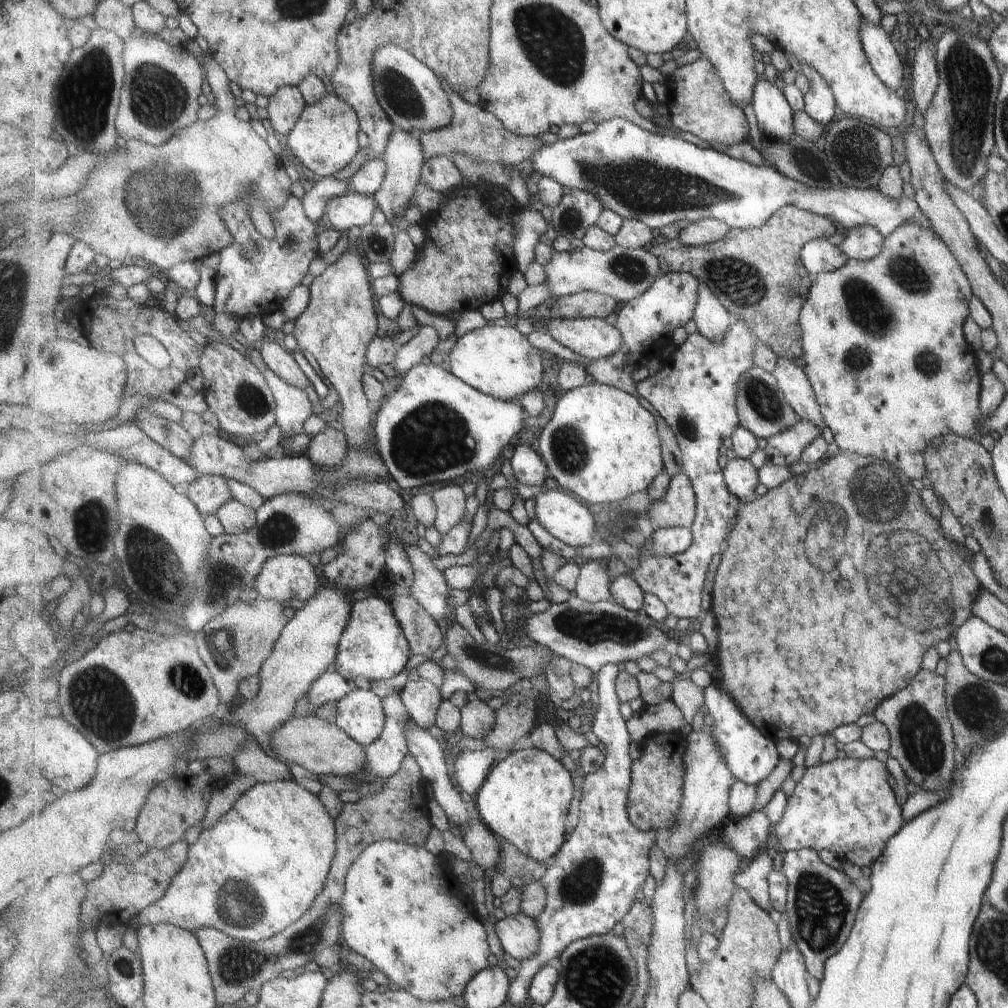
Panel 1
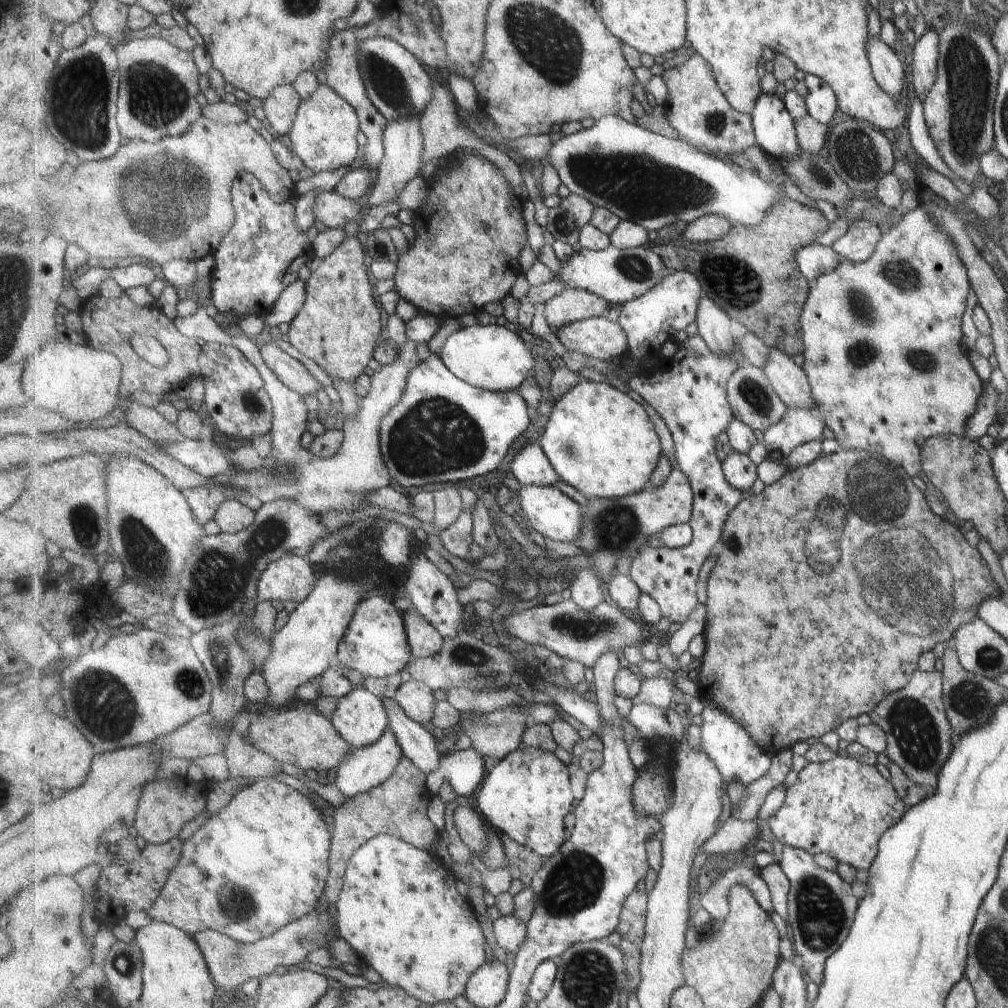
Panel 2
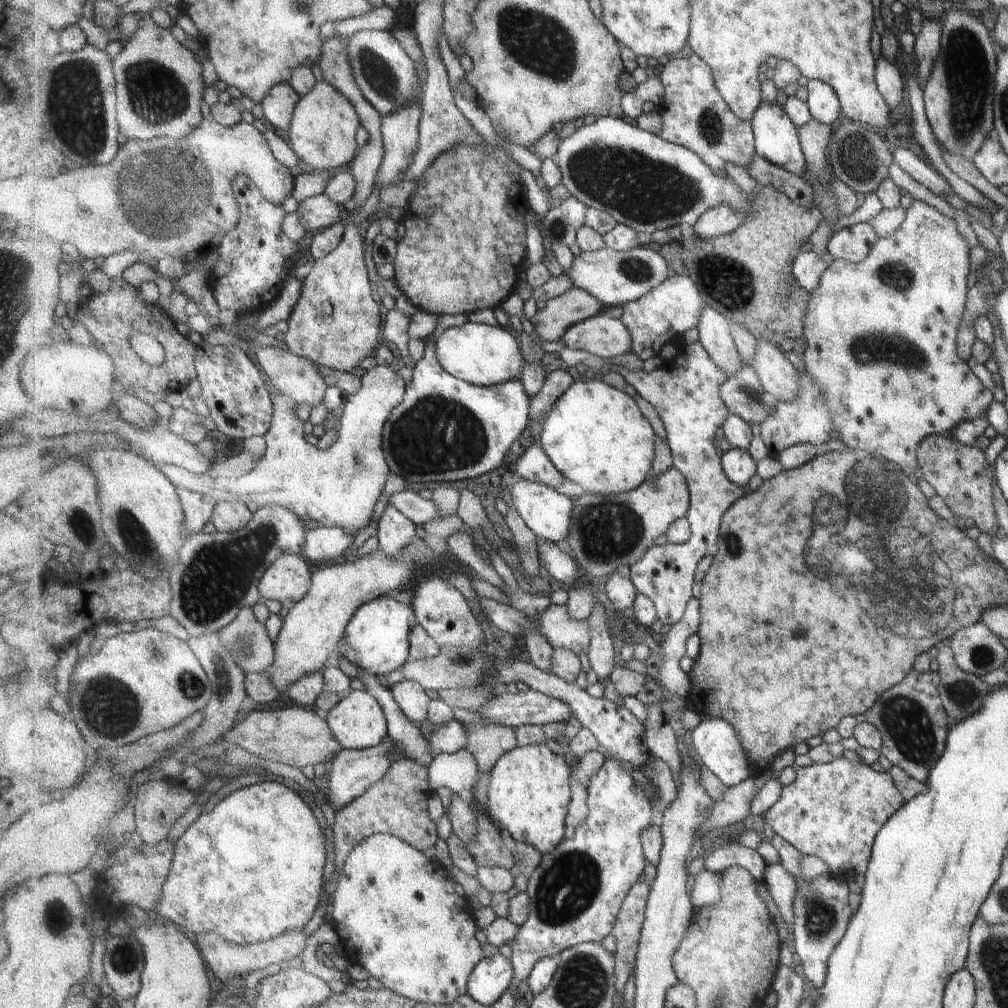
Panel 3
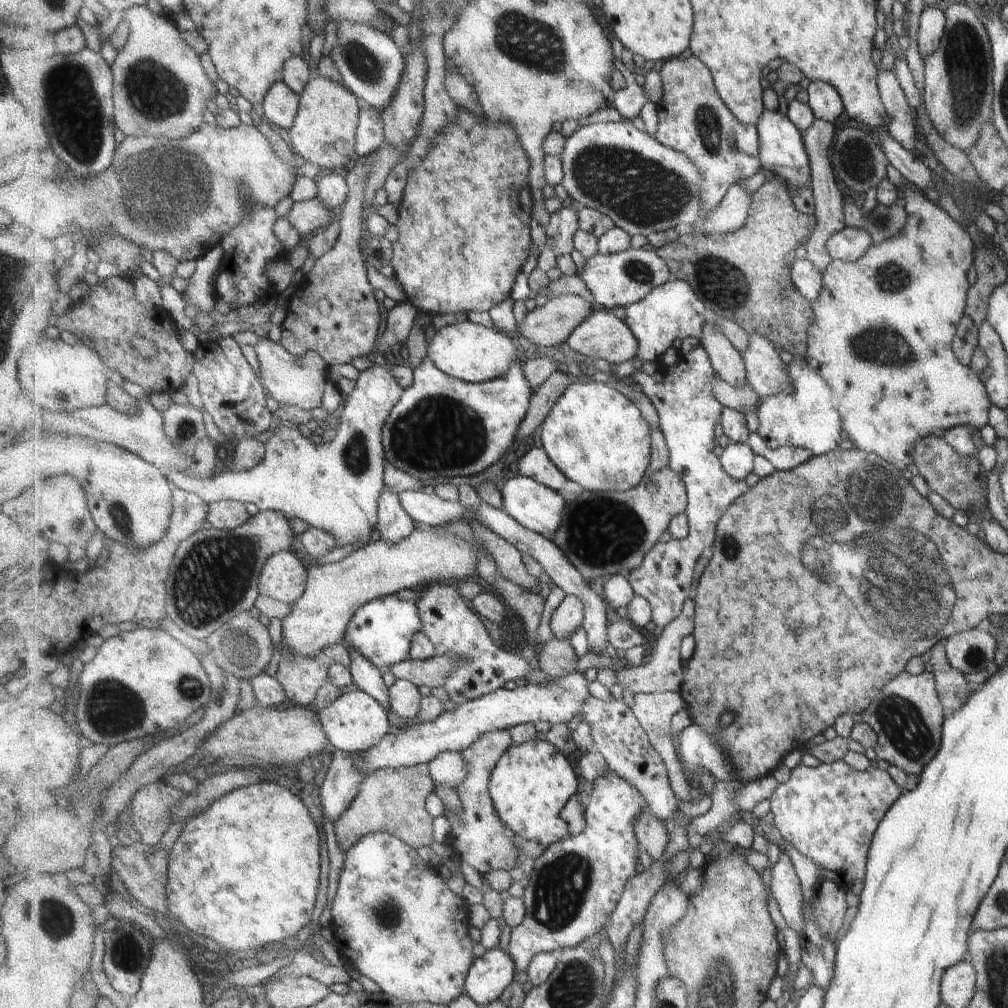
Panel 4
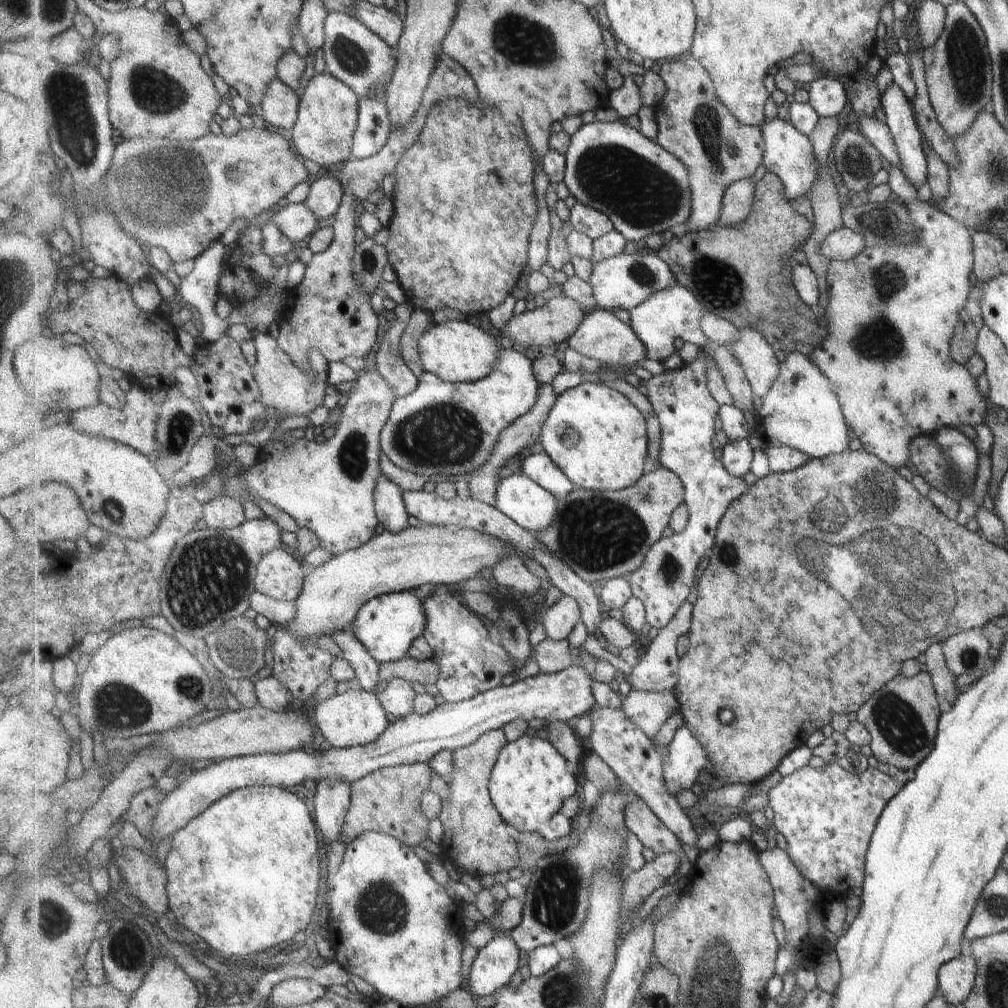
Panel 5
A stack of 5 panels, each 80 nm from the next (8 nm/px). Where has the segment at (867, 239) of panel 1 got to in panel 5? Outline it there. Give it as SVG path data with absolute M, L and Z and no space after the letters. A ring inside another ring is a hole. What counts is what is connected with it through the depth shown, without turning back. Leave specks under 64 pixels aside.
M845 227L830 232L822 241L820 253L828 261L848 261L865 246L864 237Z

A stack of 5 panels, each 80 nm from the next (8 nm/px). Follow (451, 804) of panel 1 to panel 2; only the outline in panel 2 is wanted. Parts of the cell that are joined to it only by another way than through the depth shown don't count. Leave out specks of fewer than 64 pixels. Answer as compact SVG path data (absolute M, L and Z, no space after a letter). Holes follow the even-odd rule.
M383 696L380 699L388 712L389 728L395 734L404 756L427 775L436 772L442 756L437 752L437 742L433 736L423 726L411 720L394 698Z

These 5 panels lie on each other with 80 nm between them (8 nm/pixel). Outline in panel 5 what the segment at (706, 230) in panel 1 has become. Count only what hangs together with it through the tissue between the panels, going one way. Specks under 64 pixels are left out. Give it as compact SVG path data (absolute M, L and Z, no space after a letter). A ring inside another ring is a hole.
M743 179L732 184L723 196L724 210L721 211L720 220L715 226L711 226L711 228L717 228L717 226L735 226L744 223L747 217L752 213L756 186L757 183L754 183L753 179Z

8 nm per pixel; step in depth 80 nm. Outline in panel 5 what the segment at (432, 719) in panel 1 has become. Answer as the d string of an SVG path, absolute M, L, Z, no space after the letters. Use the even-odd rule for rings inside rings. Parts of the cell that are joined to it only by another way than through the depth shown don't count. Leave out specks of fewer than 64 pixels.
M402 678L390 680L385 690L377 694L383 708L398 719L414 712L417 695L411 683Z

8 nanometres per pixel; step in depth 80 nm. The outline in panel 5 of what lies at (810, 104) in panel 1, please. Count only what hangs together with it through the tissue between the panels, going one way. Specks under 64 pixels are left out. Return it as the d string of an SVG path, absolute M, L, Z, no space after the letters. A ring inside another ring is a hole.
M821 76L810 83L809 102L821 117L836 117L848 101L843 85L835 78Z

